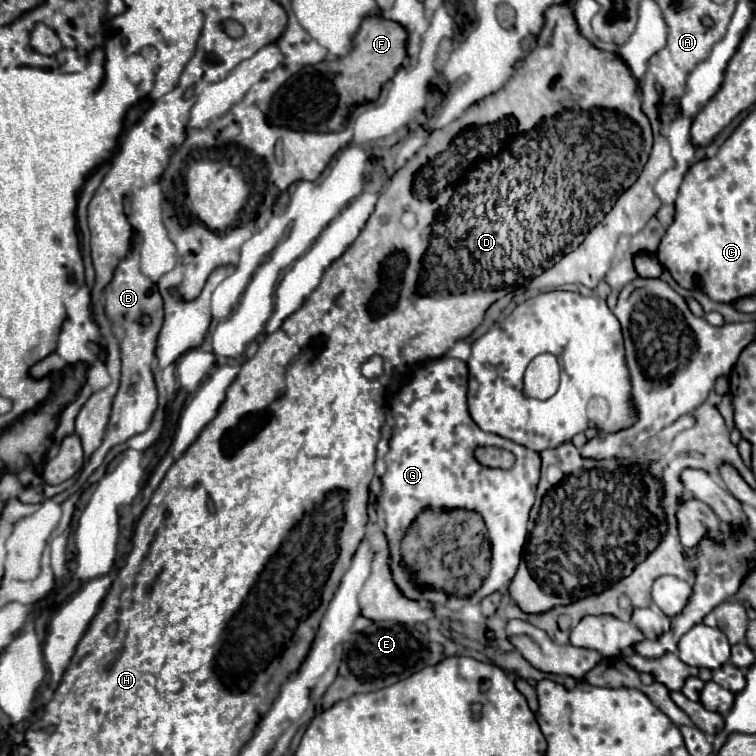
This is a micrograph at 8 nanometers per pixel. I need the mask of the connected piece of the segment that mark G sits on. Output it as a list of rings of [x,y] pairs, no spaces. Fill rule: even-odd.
[[[441,356],[435,360],[421,362],[415,370],[409,374],[411,378],[407,384],[403,384],[391,398],[389,402],[389,412],[395,420],[393,426],[393,436],[389,440],[389,452],[385,454],[385,464],[387,470],[381,476],[381,510],[385,512],[385,536],[389,542],[389,552],[391,552],[391,566],[393,568],[403,568],[401,562],[401,552],[397,546],[397,540],[403,540],[411,520],[419,516],[427,506],[435,510],[451,510],[451,508],[469,508],[475,510],[483,516],[485,526],[489,530],[491,538],[491,572],[489,578],[485,578],[483,586],[471,596],[475,602],[481,602],[485,596],[503,590],[511,584],[513,576],[517,574],[519,562],[521,562],[521,552],[527,540],[527,522],[529,522],[529,512],[535,502],[535,490],[539,482],[539,468],[541,468],[541,458],[539,452],[527,450],[521,444],[515,444],[511,440],[505,440],[497,434],[489,434],[479,430],[479,426],[471,420],[469,410],[467,410],[467,364],[463,360],[451,358],[451,356]],[[479,446],[499,446],[503,450],[509,450],[515,454],[515,464],[509,470],[499,470],[499,468],[489,468],[483,466],[475,460],[473,452]]]

